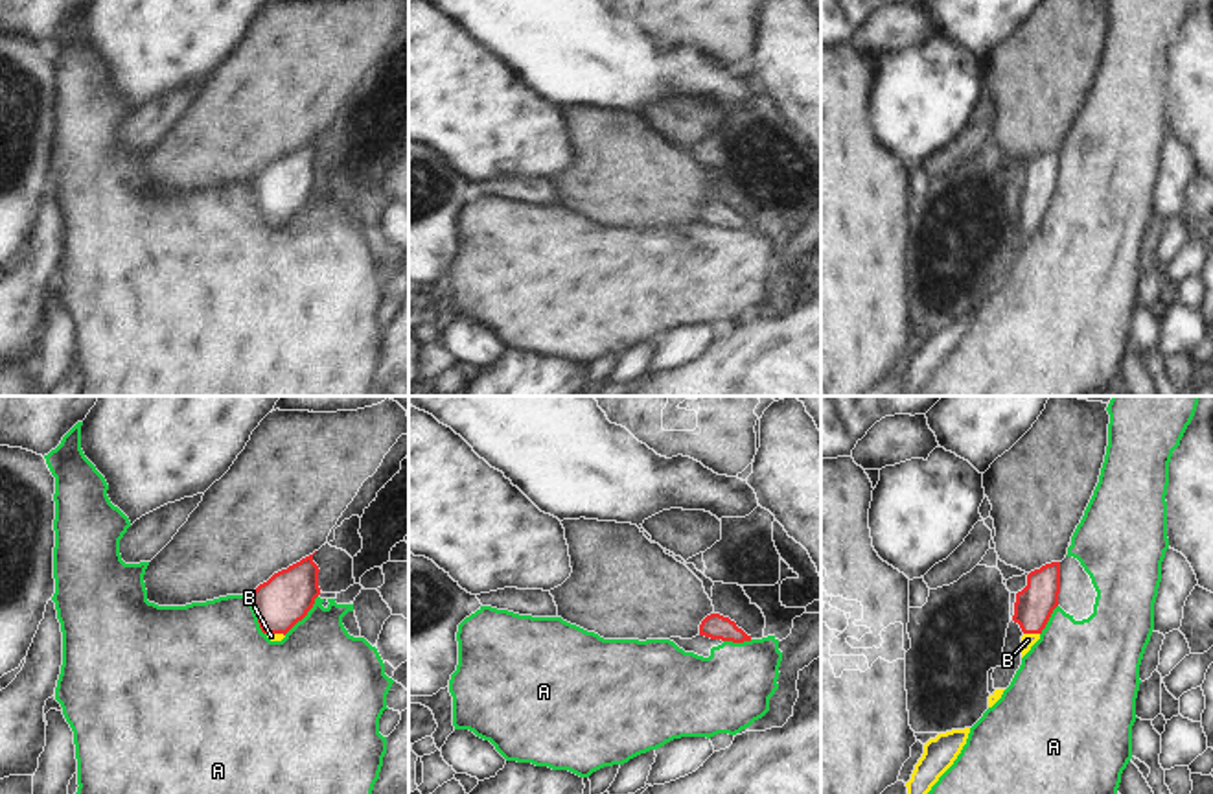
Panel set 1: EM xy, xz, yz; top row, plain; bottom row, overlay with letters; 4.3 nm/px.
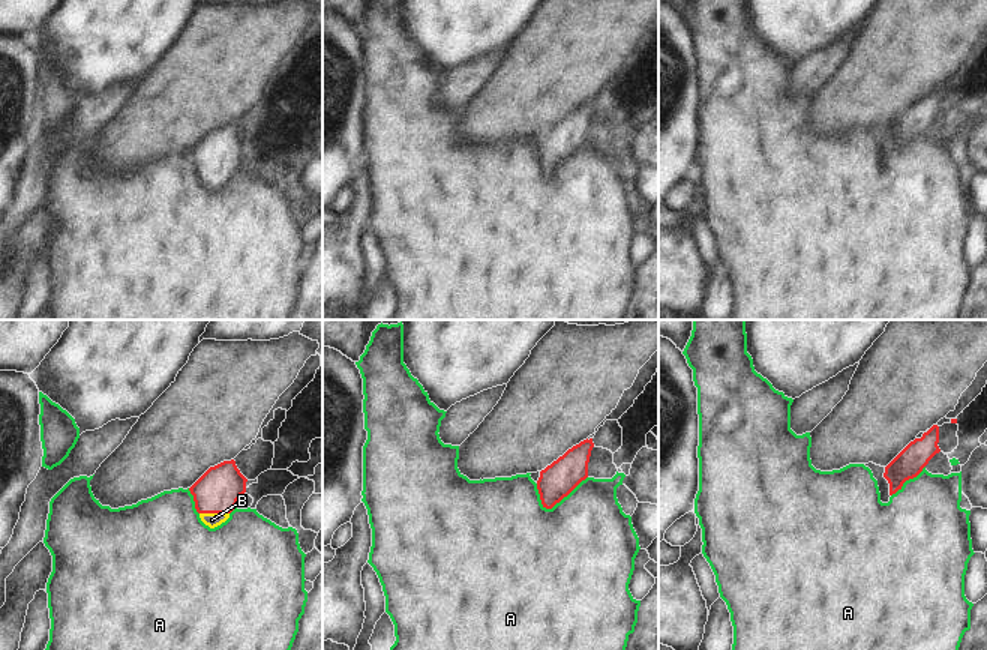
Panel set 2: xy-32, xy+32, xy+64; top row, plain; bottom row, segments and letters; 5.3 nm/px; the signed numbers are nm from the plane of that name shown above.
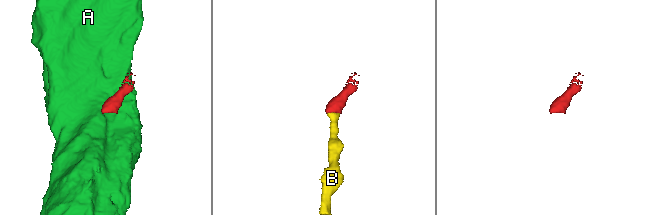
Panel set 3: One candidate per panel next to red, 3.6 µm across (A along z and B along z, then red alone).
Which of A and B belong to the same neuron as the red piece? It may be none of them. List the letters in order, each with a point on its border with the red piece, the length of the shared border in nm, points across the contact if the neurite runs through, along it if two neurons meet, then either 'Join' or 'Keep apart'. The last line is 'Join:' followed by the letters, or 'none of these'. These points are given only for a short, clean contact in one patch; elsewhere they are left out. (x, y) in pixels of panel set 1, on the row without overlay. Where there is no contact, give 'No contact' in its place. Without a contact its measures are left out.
A: Touches red at xy (256, 201). Shared border 190 nm. Keep apart
B: Touches red at yz (1031, 220). Shared border 70 nm. Join
Join: B.

